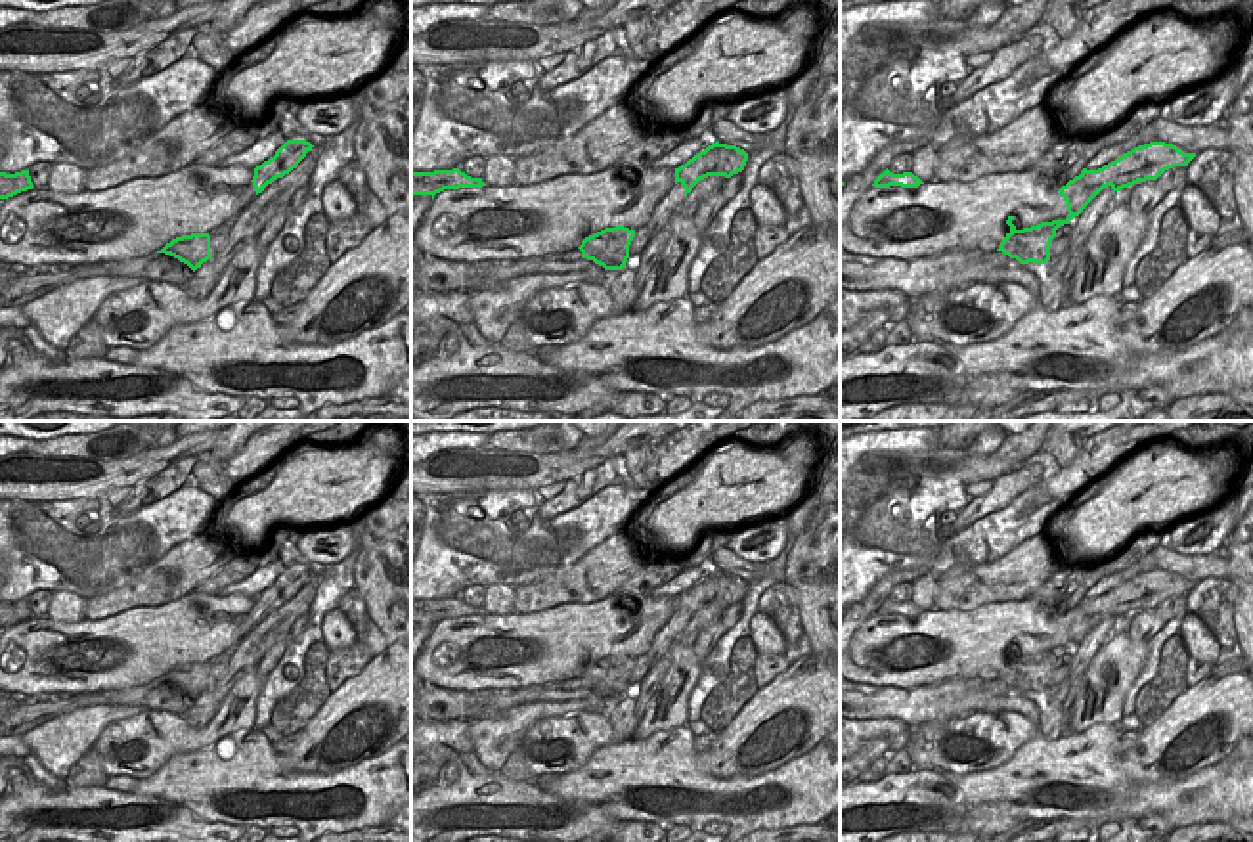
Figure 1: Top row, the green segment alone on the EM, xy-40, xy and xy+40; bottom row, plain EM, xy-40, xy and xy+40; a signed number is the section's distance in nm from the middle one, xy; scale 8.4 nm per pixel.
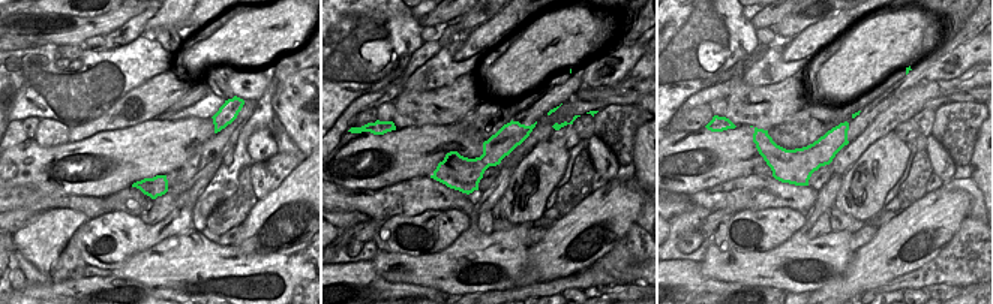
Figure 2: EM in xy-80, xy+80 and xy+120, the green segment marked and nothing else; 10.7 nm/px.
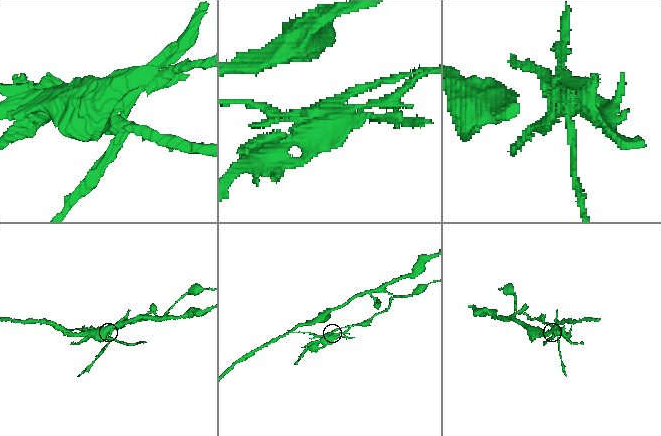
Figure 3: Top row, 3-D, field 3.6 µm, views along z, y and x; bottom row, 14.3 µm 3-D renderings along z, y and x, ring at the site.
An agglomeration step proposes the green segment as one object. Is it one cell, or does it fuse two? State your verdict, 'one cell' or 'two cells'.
two cells

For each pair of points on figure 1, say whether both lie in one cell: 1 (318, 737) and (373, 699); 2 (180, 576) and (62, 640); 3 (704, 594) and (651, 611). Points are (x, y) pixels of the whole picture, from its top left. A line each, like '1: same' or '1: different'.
1: same
2: different
3: different

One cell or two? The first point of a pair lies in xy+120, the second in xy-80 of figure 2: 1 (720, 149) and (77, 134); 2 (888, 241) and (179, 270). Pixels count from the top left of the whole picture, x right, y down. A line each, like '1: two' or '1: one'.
1: two
2: two

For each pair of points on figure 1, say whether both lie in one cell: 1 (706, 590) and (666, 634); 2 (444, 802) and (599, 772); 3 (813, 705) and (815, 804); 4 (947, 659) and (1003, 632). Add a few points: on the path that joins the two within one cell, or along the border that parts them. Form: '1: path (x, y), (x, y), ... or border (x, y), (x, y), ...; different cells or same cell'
1: path (695, 601), (678, 622); same cell
2: border (540, 787), (582, 800); different cells
3: border (819, 741), (810, 751), (773, 770); different cells
4: path (961, 645), (974, 643), (989, 632); same cell

